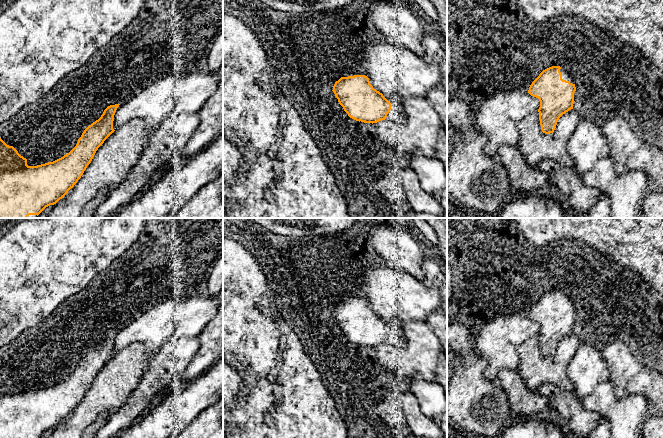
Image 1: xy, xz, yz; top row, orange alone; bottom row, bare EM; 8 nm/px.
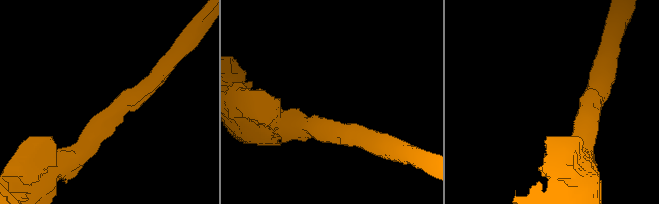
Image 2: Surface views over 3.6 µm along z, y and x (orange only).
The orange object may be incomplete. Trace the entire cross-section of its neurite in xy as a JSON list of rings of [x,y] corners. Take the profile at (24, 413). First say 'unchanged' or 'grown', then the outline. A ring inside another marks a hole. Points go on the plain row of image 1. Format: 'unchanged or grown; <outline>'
unchanged; [[[119,329],[108,330],[101,341],[84,354],[76,370],[69,377],[53,386],[28,390],[27,383],[21,380],[13,370],[7,369],[0,362],[0,438],[40,438],[46,431],[54,429],[64,422],[81,402],[98,372],[115,355],[113,353],[113,345]]]

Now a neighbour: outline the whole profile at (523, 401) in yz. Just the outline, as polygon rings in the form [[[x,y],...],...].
[[[503,369],[497,381],[507,394],[509,415],[515,418],[532,416],[543,412],[548,406],[548,398],[530,389],[521,379],[518,369]]]

